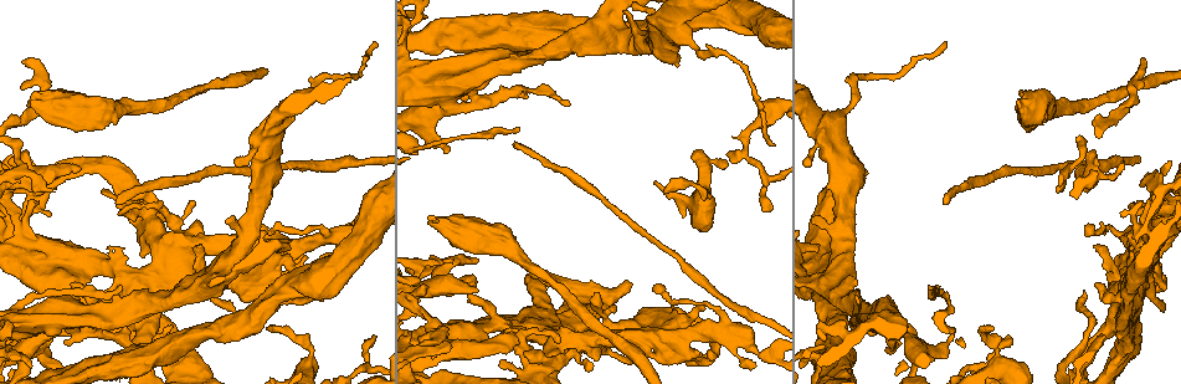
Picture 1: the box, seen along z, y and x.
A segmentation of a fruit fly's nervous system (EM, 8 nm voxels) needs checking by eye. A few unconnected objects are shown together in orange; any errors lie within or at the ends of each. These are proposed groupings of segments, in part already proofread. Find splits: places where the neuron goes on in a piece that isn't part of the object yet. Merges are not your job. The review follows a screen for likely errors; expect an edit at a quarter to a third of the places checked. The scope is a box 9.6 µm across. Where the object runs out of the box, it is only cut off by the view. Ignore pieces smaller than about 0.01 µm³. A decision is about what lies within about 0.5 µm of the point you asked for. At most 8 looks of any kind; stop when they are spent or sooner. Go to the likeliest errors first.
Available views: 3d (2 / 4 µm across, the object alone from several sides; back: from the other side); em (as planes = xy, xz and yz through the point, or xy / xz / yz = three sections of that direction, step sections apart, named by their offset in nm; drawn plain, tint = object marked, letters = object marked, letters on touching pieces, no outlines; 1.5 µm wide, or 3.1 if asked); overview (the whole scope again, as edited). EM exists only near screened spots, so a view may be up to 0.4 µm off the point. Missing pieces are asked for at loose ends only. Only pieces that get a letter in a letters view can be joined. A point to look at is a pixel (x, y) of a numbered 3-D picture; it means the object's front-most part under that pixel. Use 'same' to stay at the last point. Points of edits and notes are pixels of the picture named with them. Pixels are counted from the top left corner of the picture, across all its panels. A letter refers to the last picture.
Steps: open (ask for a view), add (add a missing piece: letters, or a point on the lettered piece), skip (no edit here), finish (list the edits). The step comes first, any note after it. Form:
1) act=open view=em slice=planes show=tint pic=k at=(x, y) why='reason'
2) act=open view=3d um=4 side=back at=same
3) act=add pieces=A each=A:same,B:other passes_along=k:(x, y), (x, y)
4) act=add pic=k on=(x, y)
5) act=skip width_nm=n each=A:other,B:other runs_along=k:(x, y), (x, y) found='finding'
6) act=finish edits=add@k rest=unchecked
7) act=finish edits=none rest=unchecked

act=open view=3d um=2 pic=1 at=(514, 142) why='long arm stops here'

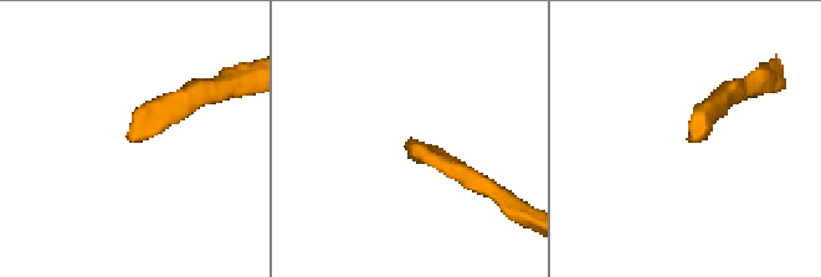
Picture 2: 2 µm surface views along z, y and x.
act=open view=em slice=planes show=tint pic=2 at=(691, 136)

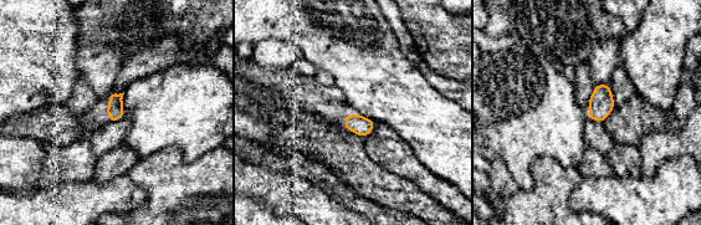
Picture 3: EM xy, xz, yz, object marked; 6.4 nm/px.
act=open view=em slice=planes show=letters at=same why='see the neighbours'

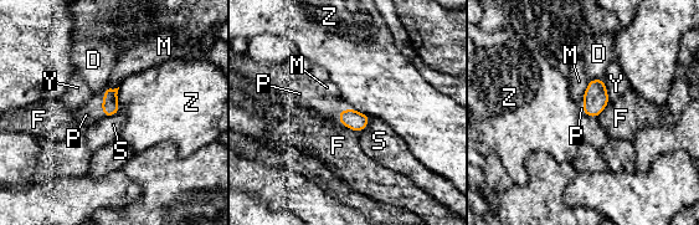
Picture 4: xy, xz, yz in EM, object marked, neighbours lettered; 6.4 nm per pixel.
act=add pieces=P longest_contact=Z:170nm each=D:other,F:other,M:other,P:same,S:other,Y:other,Z:other passes_along=4:(350, 118), (345, 110), (309, 97) found='it goes on there'

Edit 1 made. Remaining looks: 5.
act=open view=3d um=2 pic=1 at=(476, 291) why='free end'

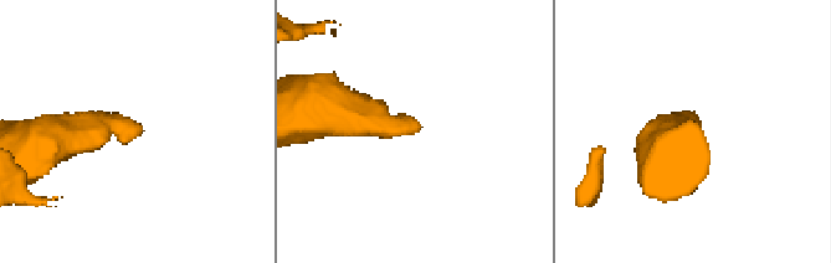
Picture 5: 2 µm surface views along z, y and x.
act=open view=em slice=planes show=letters pic=5 at=(418, 124) why='need the tissue'

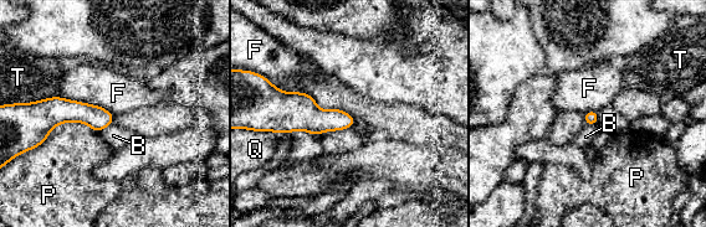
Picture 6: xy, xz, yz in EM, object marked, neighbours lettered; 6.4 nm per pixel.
act=skip each=B:other,F:other,P:other,Q:other,T:other border=6:(111, 123), (98, 133) found='none of them fits'

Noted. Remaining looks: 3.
act=open view=3d um=2 pic=1 at=(1138, 86) why='branch stops here'

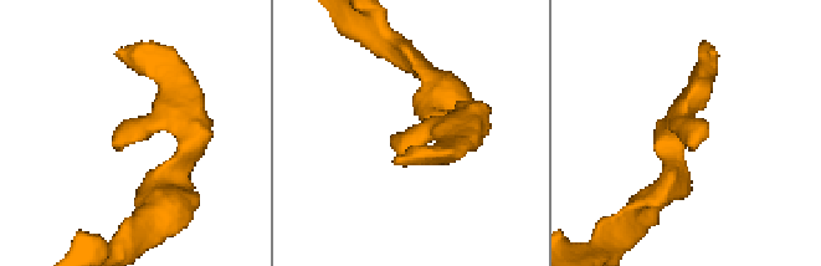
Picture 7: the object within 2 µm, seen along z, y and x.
act=open view=em slice=planes show=letters pic=7 at=(393, 134) why='need the tissue'

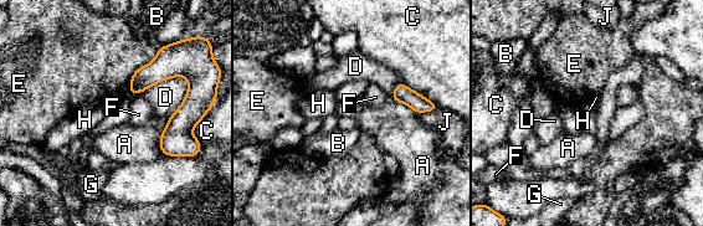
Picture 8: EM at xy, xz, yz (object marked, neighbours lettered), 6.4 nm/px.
act=skip longest_contact=E:340nm each=A:other,B:other,C:other,D:other,E:other,F:other,G:other,H:other,J:other border=8:(157, 50), (133, 73), (127, 93) found='none of them fits'

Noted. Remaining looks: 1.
act=finish edits=add@4 rest=unchecked

